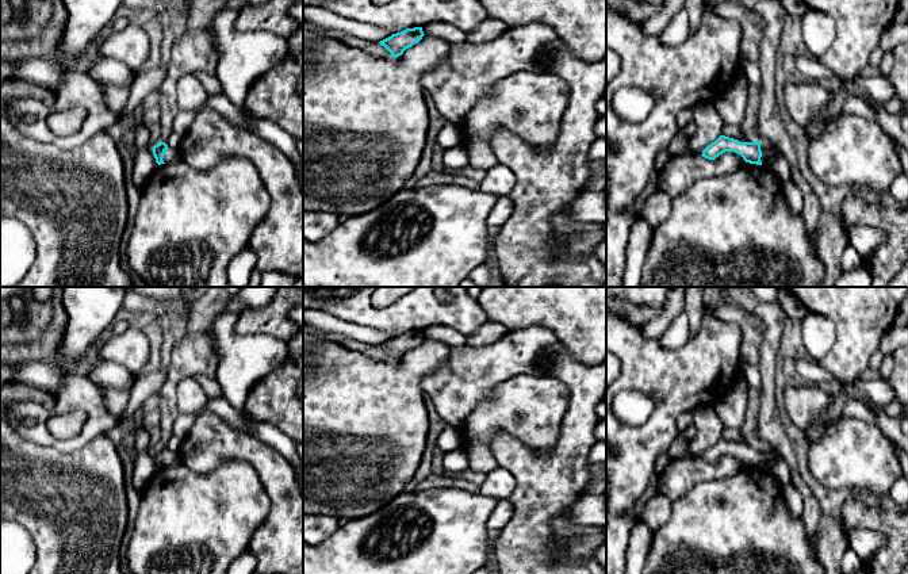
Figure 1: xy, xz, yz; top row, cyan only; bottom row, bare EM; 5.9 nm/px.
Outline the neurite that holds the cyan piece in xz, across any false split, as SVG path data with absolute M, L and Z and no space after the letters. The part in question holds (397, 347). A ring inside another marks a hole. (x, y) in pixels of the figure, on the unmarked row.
M422 330L406 332L401 336L392 337L391 340L380 344L394 361L403 357L403 355L413 348L418 347L424 340Z

